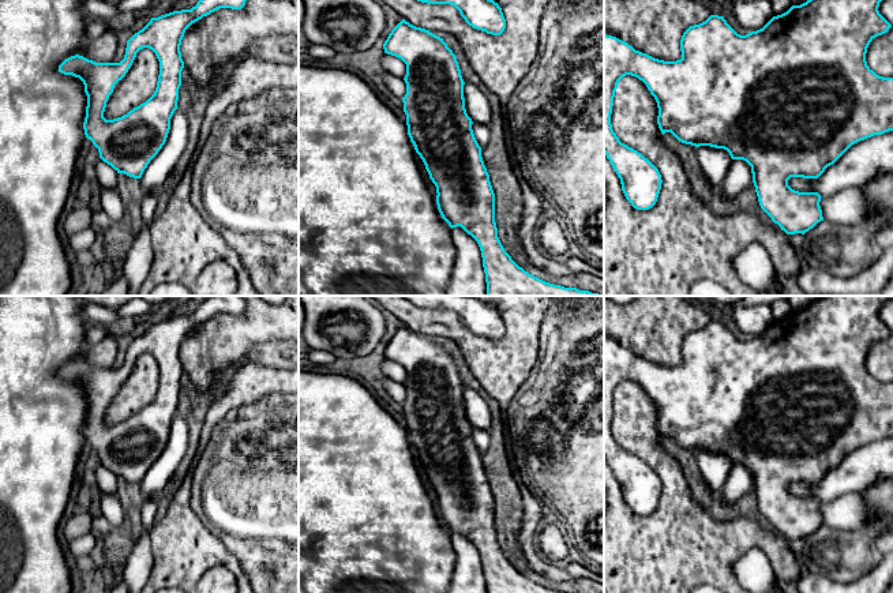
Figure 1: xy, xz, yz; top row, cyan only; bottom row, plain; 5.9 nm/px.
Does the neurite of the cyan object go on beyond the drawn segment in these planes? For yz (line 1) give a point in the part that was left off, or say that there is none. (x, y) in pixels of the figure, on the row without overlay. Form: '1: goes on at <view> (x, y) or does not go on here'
1: does not go on here

